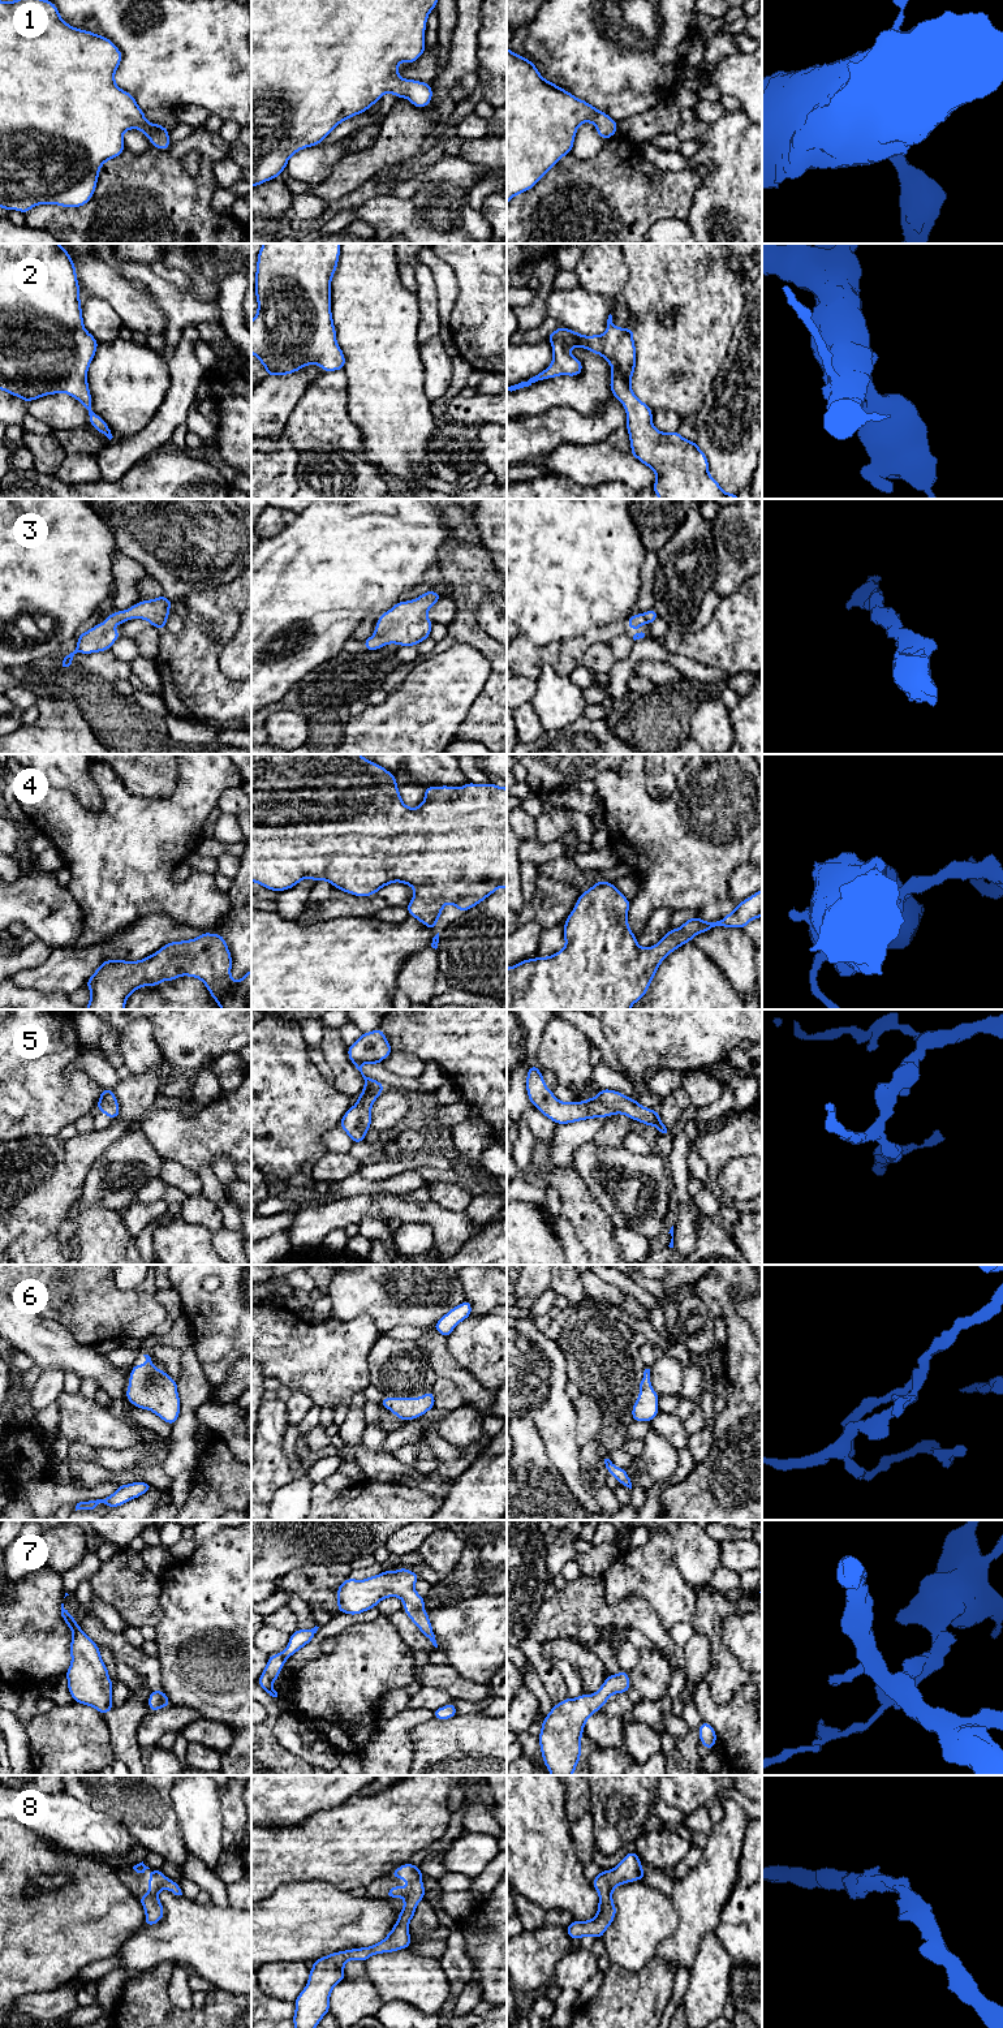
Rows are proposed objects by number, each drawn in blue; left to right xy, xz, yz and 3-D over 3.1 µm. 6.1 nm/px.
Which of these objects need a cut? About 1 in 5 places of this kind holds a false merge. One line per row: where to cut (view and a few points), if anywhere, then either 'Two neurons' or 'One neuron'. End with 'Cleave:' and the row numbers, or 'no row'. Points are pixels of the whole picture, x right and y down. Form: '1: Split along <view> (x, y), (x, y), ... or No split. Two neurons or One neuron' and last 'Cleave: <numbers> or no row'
1: No split. One neuron
2: No split. One neuron
3: No split. One neuron
4: No split. One neuron
5: No split. One neuron
6: No split. One neuron
7: No split. One neuron
8: No split. One neuron
Cleave: no row

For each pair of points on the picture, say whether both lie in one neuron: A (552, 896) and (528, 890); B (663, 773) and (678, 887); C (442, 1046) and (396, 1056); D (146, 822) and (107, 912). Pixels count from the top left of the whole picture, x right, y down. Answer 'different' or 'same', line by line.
A: different
B: different
C: different
D: same

